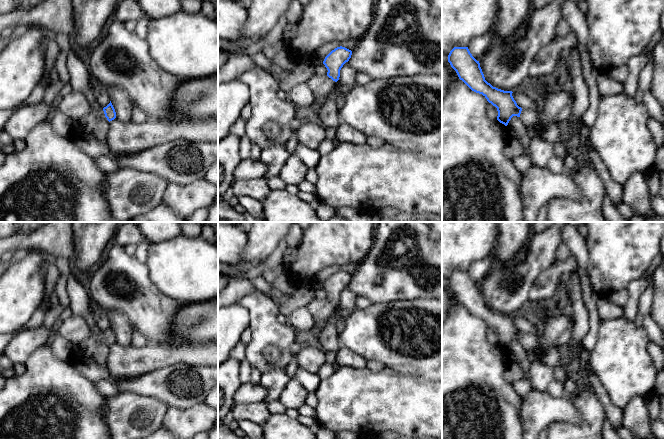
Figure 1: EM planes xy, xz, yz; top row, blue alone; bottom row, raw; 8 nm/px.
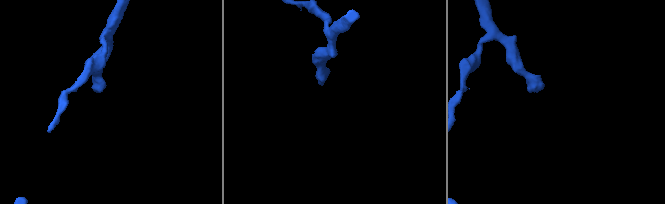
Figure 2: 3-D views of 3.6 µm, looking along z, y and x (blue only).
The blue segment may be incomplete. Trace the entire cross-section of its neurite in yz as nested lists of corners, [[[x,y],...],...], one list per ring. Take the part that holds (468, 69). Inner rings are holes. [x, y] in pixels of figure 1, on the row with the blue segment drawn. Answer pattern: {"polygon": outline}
{"polygon": [[[454,47],[448,55],[448,62],[460,80],[472,91],[482,94],[489,103],[497,108],[497,120],[500,123],[507,126],[511,118],[517,116],[528,132],[536,134],[540,130],[539,112],[522,109],[514,100],[512,91],[504,91],[488,83],[479,61],[472,56],[468,47]]]}

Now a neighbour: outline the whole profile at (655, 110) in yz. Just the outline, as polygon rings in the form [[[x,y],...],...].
[[[650,90],[643,95],[642,102],[648,110],[649,116],[659,121],[664,127],[664,111],[658,100]]]

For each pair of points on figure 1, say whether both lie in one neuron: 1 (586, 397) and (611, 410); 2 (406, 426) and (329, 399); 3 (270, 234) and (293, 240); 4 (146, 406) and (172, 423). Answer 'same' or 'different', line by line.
1: different
2: same
3: different
4: different

